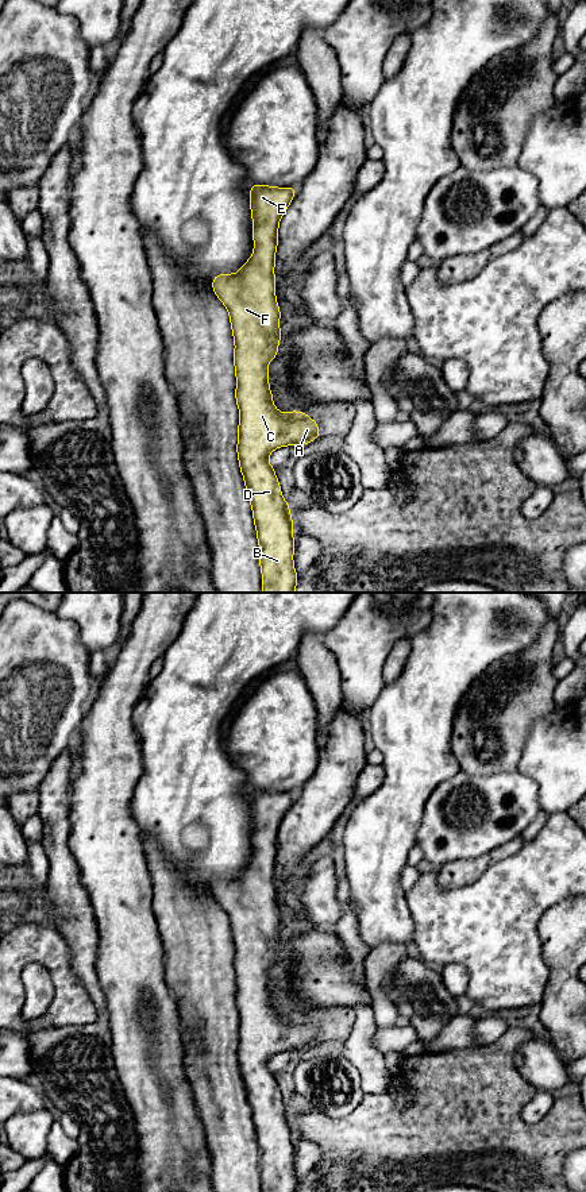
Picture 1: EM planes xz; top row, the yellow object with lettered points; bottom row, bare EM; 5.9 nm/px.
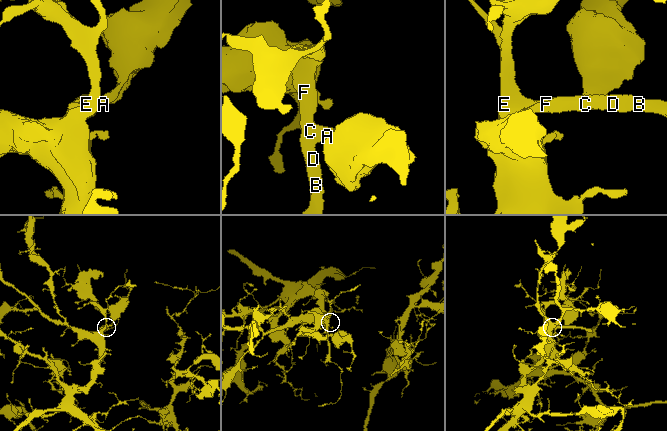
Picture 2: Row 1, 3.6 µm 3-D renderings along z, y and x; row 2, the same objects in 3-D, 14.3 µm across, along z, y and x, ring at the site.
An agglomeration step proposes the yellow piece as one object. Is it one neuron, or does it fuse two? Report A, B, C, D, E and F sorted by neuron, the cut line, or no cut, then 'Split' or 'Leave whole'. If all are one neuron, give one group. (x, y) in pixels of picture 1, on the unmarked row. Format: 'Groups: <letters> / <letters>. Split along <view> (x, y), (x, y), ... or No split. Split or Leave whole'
Groups: A B C D E F. No split. Leave whole

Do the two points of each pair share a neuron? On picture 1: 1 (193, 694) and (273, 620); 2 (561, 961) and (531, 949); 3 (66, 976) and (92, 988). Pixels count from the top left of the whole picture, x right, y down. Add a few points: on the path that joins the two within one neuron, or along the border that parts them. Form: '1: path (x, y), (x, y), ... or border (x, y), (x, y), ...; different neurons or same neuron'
1: path (204, 671), (250, 625); same neuron
2: border (538, 922), (542, 956), (548, 967), (547, 984); different neurons
3: border (69, 956), (72, 971), (84, 986), (96, 1014); different neurons

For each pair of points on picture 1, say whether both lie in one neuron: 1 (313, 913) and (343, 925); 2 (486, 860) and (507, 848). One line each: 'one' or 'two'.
1: two
2: one

